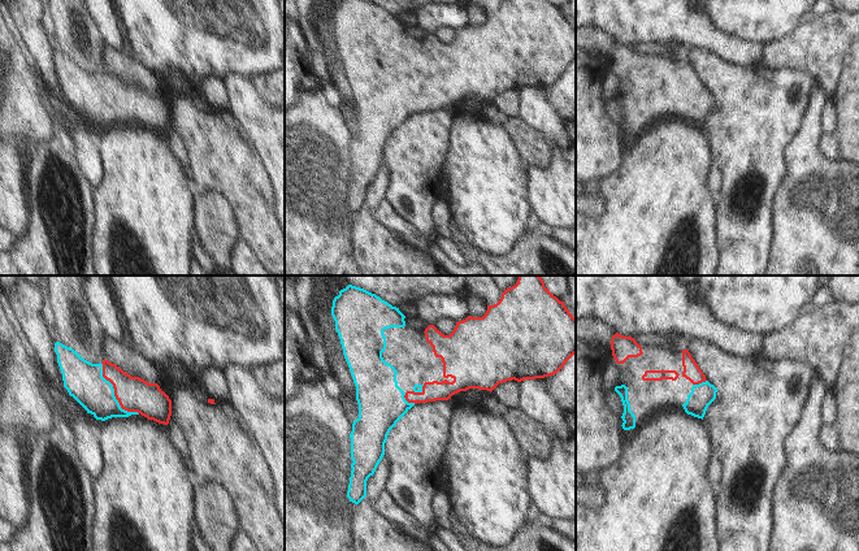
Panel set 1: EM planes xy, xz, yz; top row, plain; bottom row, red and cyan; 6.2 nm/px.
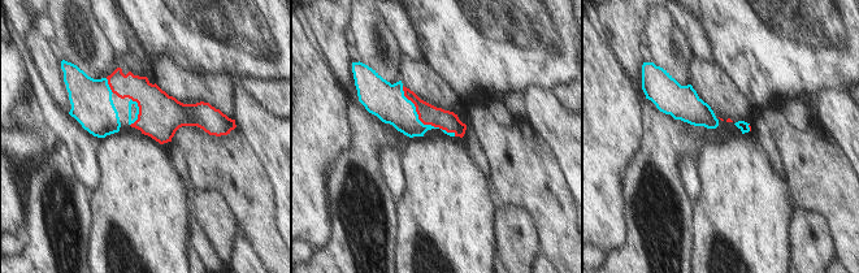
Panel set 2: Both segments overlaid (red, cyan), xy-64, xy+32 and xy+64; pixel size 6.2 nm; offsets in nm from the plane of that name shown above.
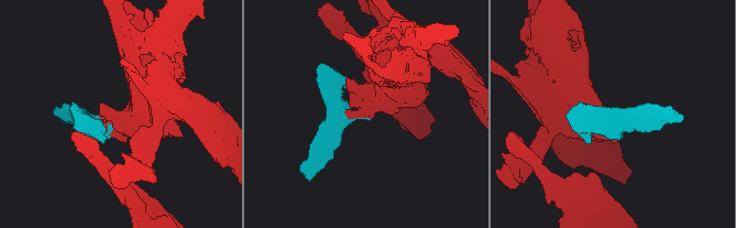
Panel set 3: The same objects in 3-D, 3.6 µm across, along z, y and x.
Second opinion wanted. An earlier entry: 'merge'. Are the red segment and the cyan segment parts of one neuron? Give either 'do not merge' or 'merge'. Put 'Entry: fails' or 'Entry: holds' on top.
Entry: holds
merge

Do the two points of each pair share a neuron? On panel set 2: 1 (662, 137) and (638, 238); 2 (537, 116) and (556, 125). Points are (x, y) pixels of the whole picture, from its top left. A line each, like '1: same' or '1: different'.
1: same
2: same

